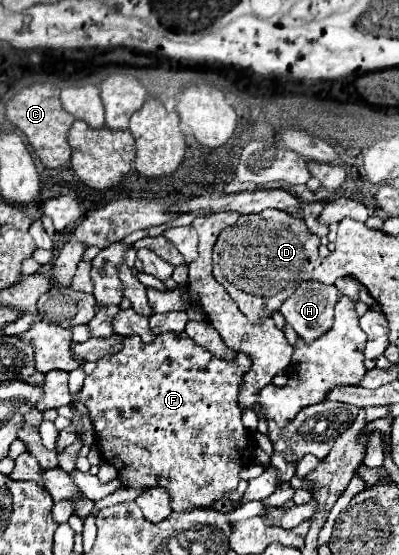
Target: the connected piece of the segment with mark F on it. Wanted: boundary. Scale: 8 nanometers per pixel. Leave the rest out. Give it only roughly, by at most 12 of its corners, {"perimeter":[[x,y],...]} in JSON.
{"perimeter":[[125,336],[79,400],[125,486],[237,488],[247,354]]}

